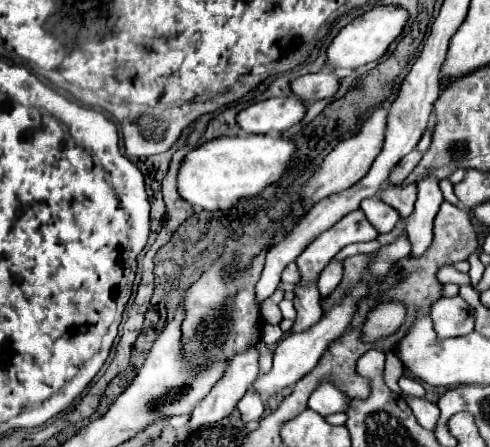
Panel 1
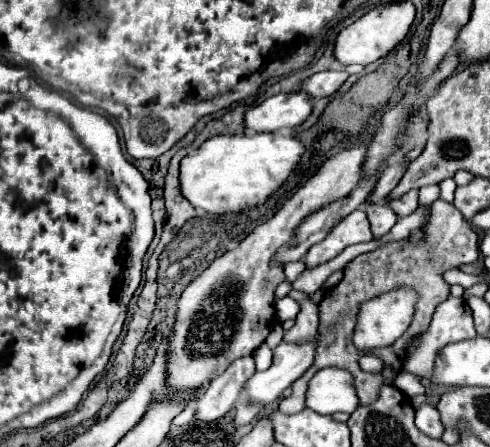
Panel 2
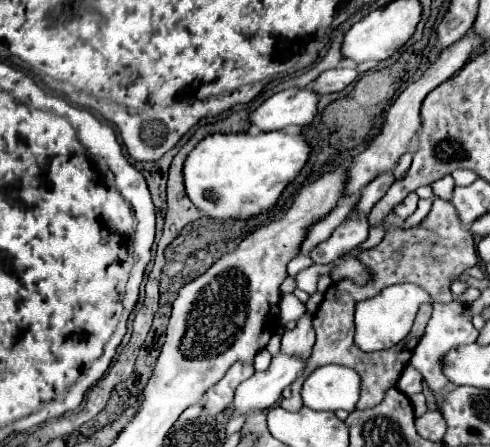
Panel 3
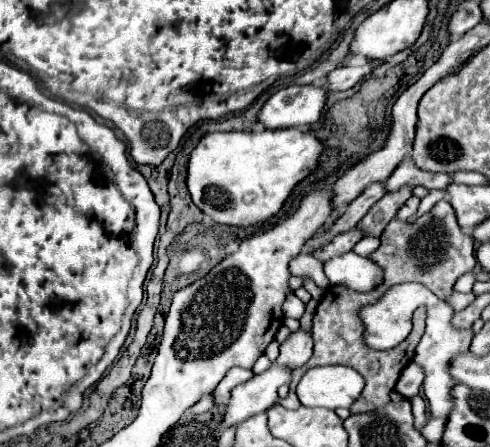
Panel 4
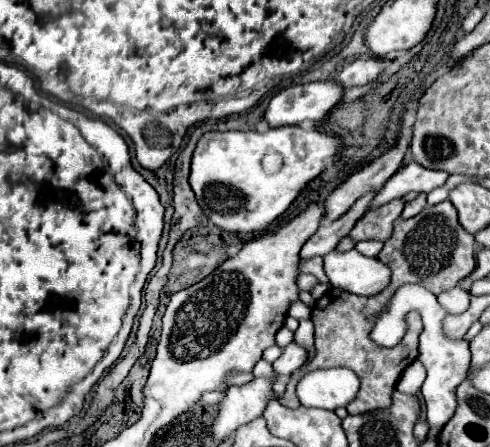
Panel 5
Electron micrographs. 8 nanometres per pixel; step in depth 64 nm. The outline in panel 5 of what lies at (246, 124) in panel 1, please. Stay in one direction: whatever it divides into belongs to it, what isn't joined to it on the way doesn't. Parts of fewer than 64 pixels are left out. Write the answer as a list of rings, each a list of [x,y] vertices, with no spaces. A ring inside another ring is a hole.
[[[336,80],[290,86],[272,98],[266,120],[274,128],[302,122],[320,122],[342,102],[342,98],[344,88],[340,88]]]

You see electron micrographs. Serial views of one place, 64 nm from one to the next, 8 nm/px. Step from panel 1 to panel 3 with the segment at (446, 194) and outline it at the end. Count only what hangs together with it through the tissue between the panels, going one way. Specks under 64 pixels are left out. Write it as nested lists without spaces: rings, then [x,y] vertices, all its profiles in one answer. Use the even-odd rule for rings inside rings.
[[[446,175],[444,178],[432,182],[432,190],[434,190],[434,194],[449,201],[452,199],[454,186],[455,182],[451,175]]]

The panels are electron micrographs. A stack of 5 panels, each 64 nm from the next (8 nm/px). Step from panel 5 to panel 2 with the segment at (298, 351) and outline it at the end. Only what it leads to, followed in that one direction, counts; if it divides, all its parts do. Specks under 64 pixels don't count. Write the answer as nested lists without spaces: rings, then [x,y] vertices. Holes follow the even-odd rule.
[[[308,298],[302,304],[302,310],[296,318],[296,324],[284,332],[284,342],[288,344],[304,344],[304,340],[312,340],[318,332],[318,306]]]

